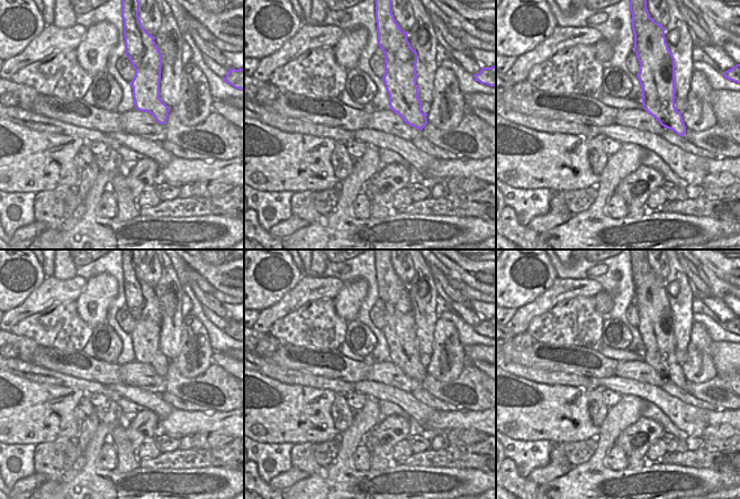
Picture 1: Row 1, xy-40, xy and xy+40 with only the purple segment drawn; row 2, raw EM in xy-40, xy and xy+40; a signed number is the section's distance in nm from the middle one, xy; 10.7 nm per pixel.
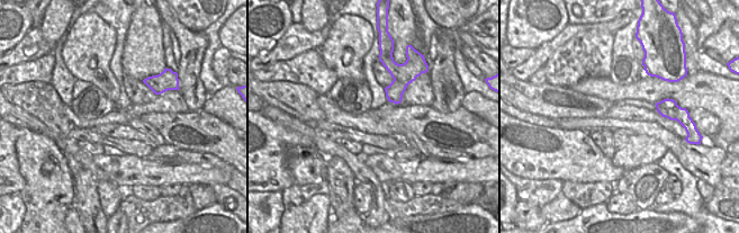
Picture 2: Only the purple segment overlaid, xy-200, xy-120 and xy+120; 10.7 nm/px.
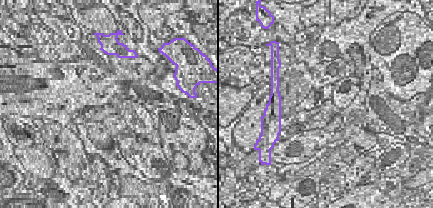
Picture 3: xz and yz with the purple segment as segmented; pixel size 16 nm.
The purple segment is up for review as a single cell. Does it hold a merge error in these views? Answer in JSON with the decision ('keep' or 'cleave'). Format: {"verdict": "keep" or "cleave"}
{"verdict": "cleave"}

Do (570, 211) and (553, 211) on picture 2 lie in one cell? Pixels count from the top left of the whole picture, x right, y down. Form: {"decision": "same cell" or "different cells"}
{"decision": "same cell"}

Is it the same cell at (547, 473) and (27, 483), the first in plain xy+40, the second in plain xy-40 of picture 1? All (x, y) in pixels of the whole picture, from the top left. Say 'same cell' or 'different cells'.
same cell

